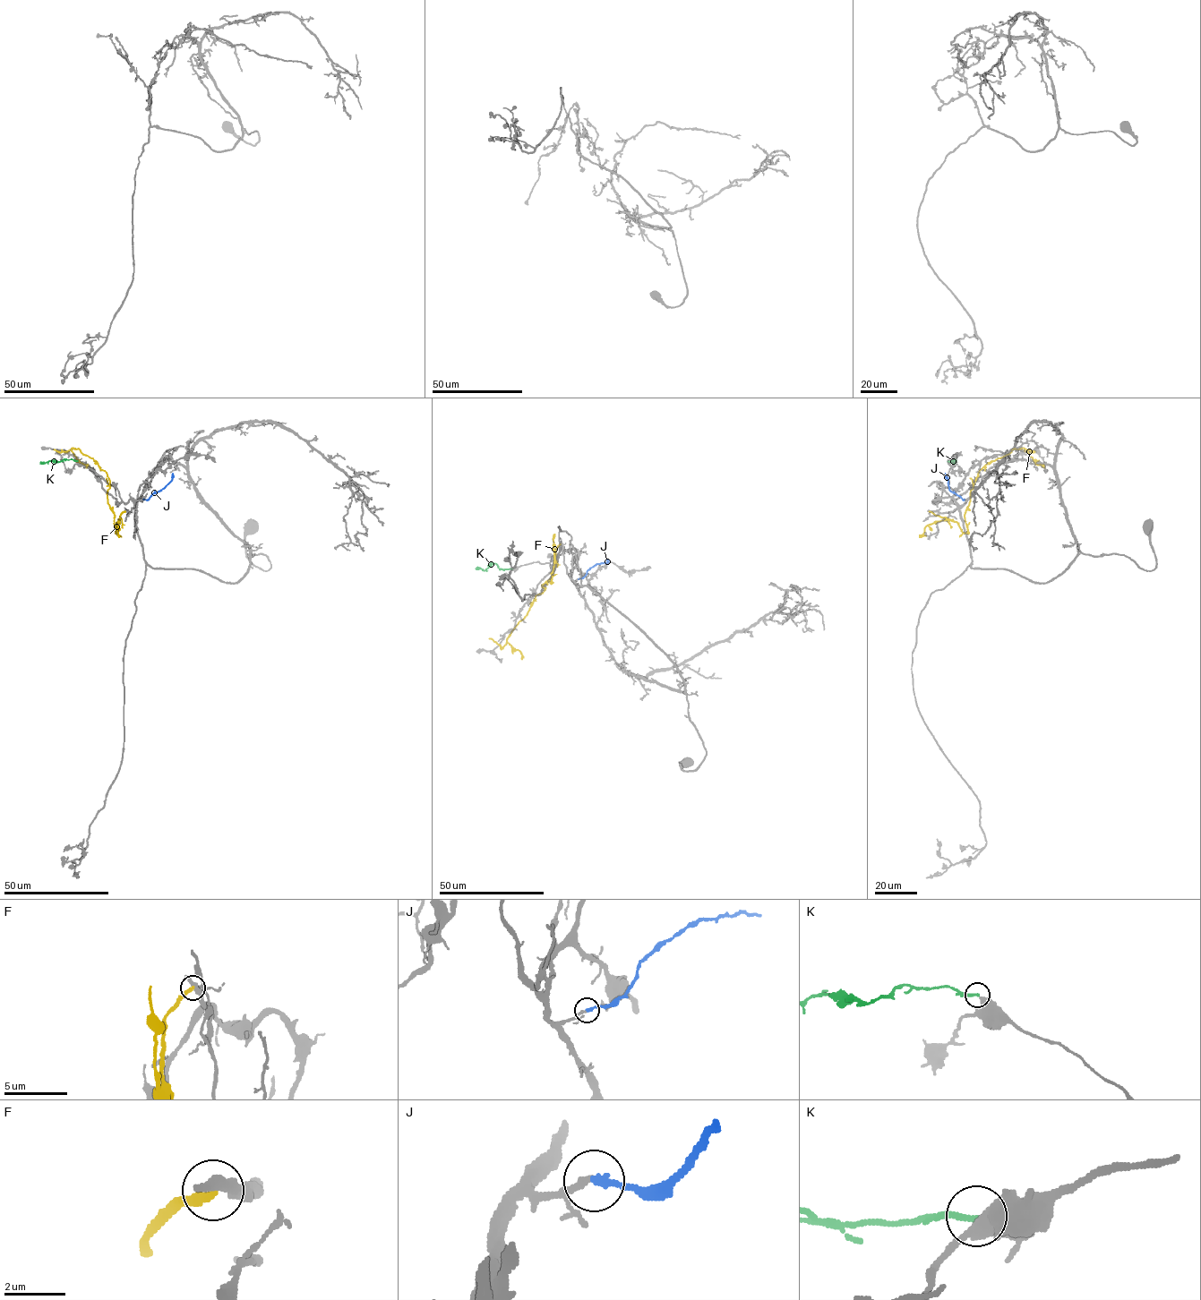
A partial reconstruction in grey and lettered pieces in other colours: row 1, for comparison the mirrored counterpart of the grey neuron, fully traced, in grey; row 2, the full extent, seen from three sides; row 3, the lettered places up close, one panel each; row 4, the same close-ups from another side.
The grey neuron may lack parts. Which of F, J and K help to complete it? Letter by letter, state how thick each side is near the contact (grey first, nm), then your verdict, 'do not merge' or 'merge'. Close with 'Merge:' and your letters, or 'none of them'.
F: calibres 500 and 280 nm; do not merge
J: calibres 240 and 240 nm; merge
K: calibres 280 and 200 nm; do not merge
Merge: J

